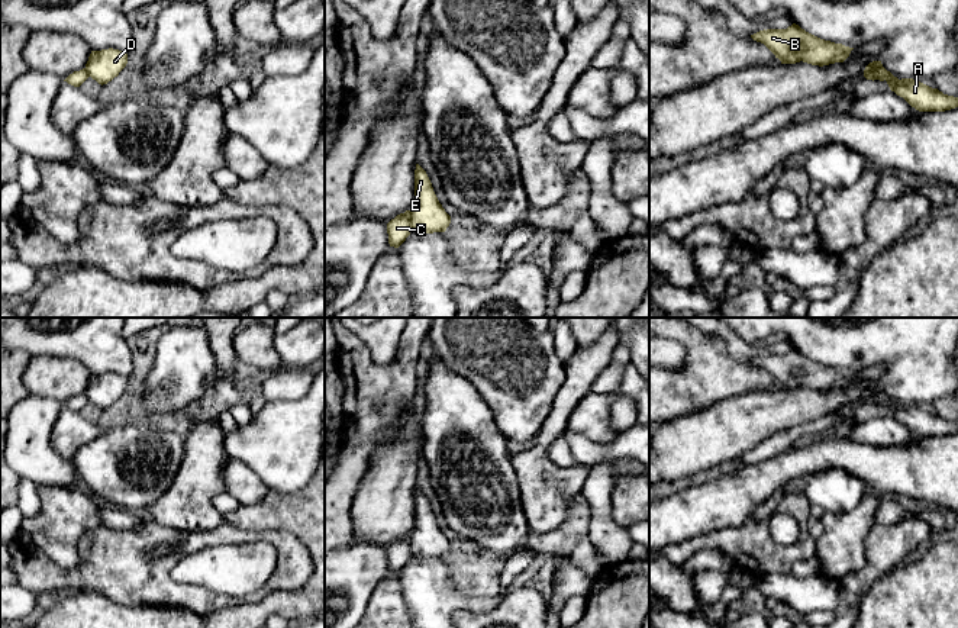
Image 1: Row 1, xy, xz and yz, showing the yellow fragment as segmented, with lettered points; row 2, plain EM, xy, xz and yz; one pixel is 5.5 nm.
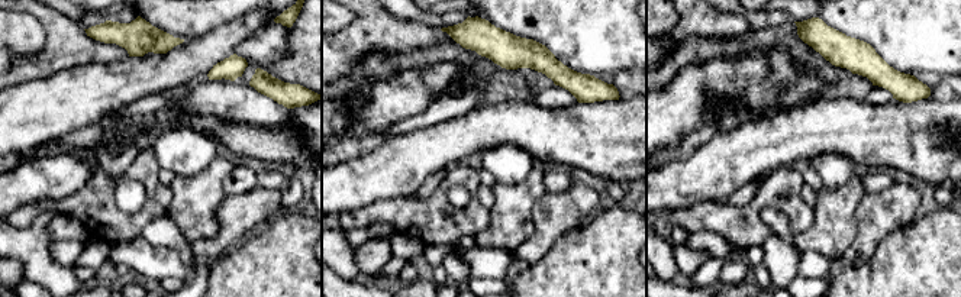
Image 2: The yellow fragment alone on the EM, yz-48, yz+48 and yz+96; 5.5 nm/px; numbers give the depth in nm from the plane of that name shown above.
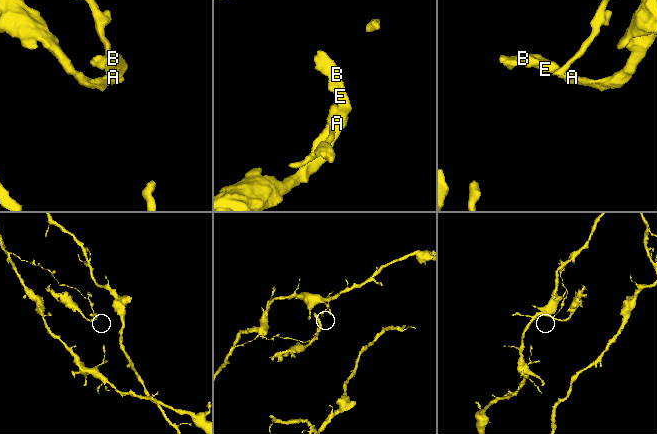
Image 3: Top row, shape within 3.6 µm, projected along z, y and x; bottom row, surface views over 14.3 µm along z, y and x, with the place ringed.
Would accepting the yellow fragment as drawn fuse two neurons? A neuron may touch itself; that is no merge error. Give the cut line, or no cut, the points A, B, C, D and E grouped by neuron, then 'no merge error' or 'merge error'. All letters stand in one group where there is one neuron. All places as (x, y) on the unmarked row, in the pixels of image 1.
yz (883, 392), (864, 398) | A B D E / C | merge error

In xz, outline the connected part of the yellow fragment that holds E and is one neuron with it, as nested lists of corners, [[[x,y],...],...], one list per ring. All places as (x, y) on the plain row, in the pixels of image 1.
[[[416,489],[415,528],[410,532],[412,554],[419,558],[445,557],[451,541],[439,528],[426,496]]]

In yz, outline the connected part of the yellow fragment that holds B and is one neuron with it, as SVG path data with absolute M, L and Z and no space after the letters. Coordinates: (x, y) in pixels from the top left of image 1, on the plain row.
M799 350L787 354L764 354L751 363L764 368L781 389L807 387L812 390L829 390L844 387L854 373L820 364Z

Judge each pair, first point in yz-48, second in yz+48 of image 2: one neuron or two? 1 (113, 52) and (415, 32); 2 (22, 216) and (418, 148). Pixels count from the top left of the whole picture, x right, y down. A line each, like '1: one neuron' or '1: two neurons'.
1: one neuron
2: two neurons

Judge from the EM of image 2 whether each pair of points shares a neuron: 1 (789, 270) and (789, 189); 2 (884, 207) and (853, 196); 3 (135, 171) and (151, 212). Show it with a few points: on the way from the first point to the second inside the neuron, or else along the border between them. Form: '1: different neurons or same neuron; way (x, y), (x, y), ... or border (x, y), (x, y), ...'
1: different neurons; border (774, 235), (760, 244)
2: different neurons; border (866, 193), (855, 210)
3: same neuron; way (145, 178), (151, 184), (151, 202)

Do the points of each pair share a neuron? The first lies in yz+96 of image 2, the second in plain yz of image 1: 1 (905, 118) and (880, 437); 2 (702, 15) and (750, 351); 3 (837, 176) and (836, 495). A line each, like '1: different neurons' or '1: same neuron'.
1: different neurons
2: different neurons
3: same neuron

